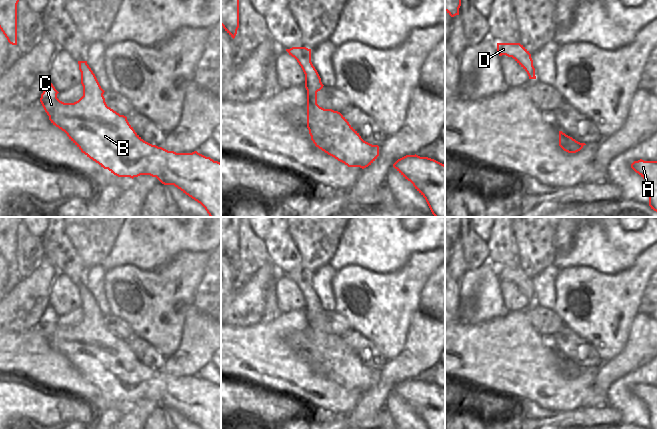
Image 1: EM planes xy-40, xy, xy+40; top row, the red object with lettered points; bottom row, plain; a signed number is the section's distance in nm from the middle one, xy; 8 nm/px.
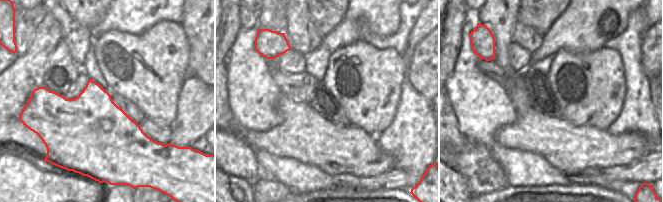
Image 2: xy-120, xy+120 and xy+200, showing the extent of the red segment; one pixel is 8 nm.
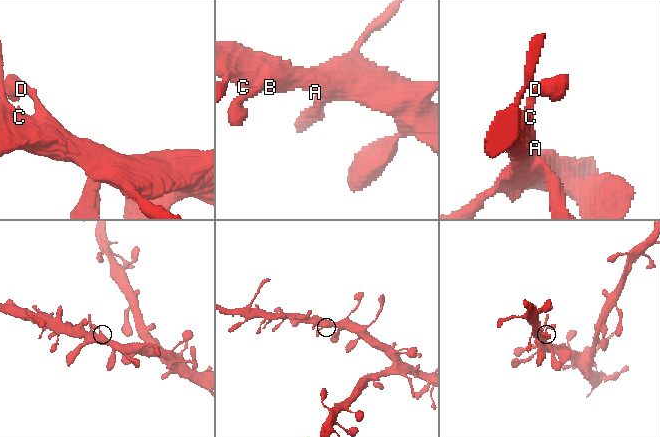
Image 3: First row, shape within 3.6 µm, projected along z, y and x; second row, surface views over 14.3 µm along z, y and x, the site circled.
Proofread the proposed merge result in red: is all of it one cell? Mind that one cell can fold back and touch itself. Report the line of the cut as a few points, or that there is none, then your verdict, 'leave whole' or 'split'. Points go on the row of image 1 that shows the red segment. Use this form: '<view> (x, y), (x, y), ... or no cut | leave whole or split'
no cut | leave whole

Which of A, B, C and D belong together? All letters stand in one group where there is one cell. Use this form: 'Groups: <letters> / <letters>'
Groups: A B C D

